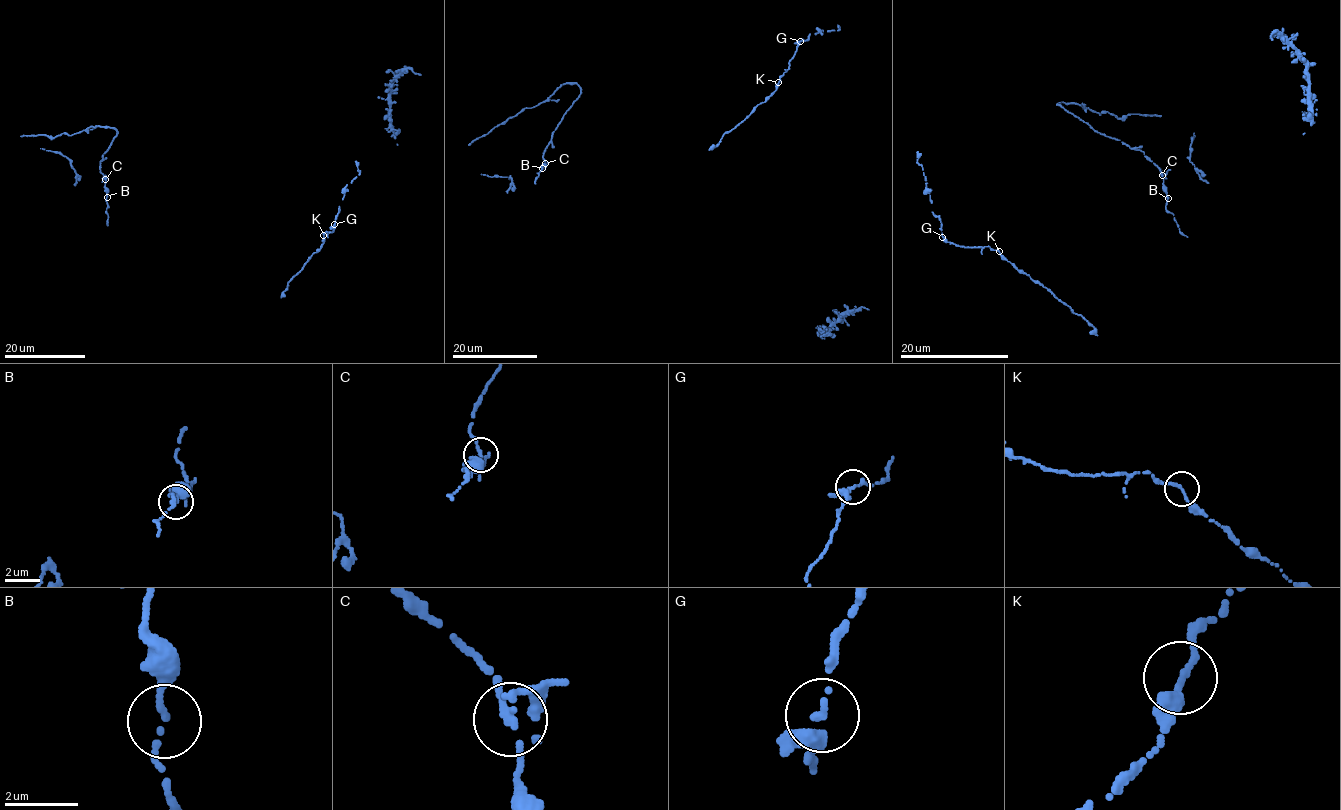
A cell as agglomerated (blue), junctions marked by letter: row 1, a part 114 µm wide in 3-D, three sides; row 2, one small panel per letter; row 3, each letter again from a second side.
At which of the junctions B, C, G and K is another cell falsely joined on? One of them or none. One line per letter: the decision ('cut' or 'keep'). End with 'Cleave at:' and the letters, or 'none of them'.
B: keep
C: keep
G: keep
K: keep
Cleave at: none of them

